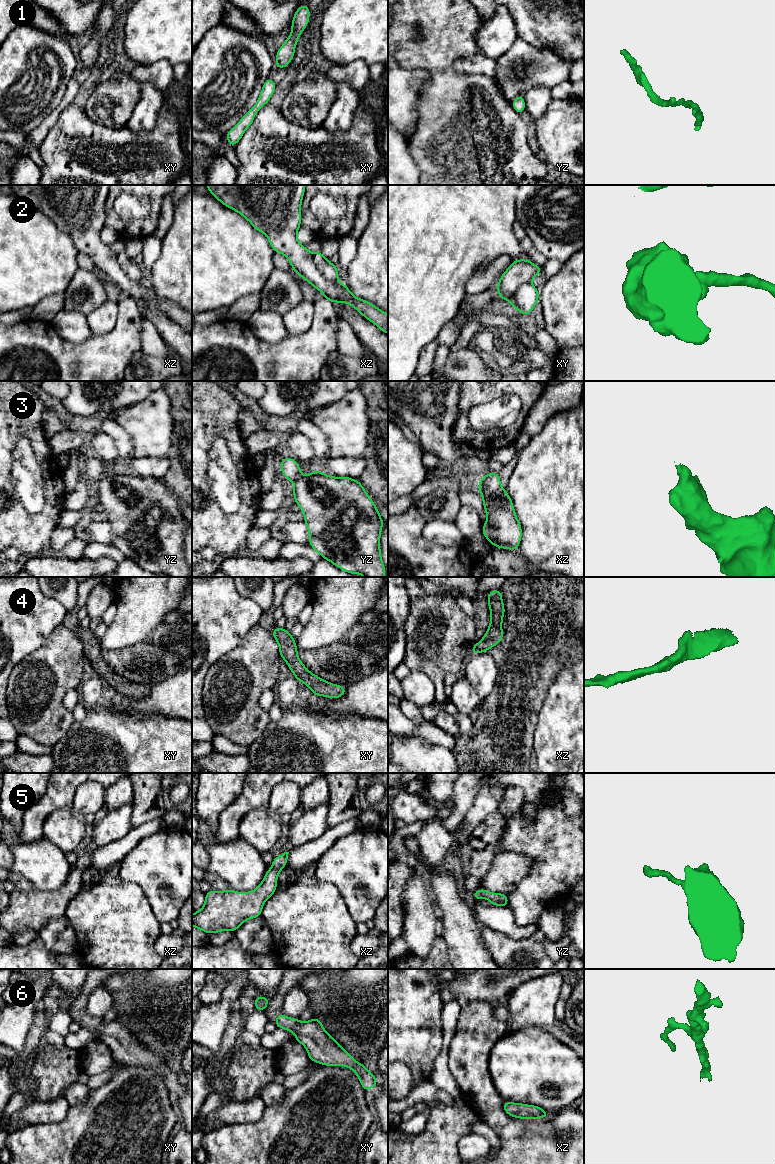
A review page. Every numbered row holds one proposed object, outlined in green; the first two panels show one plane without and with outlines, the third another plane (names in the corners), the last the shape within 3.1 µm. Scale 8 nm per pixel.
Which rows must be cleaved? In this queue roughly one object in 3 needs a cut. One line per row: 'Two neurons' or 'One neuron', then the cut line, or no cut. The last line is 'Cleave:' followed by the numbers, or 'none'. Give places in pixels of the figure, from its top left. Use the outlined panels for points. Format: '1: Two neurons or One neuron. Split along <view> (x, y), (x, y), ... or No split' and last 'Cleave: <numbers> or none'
1: One neuron. No split
2: Two neurons. Split along xz (312, 253), (312, 259), (317, 269), (327, 279), (336, 281)
3: One neuron. No split
4: One neuron. No split
5: One neuron. No split
6: One neuron. No split
Cleave: 2

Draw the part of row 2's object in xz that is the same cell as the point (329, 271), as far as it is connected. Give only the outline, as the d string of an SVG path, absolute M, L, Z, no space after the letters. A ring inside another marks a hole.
M320 250L313 253L313 261L318 270L327 280L338 280L338 267L332 264L328 259L326 259Z

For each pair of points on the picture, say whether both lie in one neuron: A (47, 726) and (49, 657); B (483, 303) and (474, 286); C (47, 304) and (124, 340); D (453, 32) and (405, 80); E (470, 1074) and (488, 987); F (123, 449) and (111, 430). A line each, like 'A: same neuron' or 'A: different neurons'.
A: same neuron
B: different neurons
C: different neurons
D: different neurons
E: different neurons
F: same neuron

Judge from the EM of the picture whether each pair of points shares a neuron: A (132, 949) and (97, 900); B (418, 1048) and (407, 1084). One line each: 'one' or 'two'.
A: one
B: two

